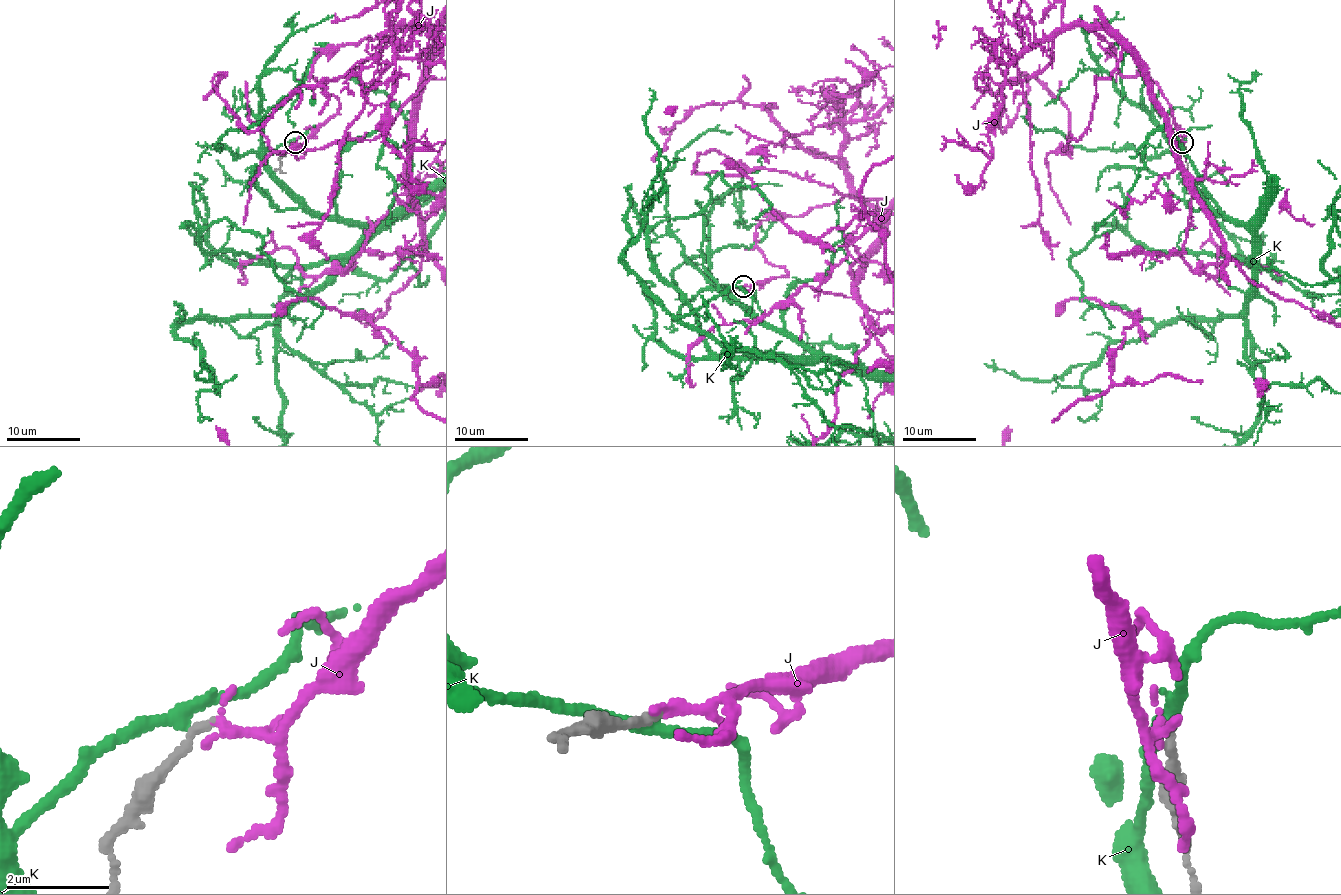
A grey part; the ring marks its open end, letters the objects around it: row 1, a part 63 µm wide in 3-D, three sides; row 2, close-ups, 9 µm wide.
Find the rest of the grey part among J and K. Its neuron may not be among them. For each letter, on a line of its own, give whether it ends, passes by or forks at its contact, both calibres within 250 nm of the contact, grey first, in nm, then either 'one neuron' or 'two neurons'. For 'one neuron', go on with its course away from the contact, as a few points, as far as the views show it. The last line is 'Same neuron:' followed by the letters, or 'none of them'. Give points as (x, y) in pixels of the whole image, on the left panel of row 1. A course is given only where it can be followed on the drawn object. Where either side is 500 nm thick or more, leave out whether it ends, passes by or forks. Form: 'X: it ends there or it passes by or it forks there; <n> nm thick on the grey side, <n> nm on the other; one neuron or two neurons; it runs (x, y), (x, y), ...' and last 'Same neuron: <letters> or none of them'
J: it passes by; 160 nm thick on the grey side, 160 nm on the other; one neuron
K: it passes by; 200 nm thick on the grey side, 240 nm on the other; two neurons
Same neuron: J

